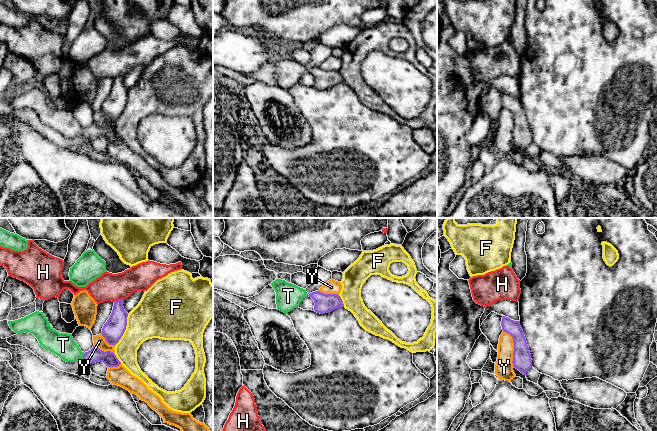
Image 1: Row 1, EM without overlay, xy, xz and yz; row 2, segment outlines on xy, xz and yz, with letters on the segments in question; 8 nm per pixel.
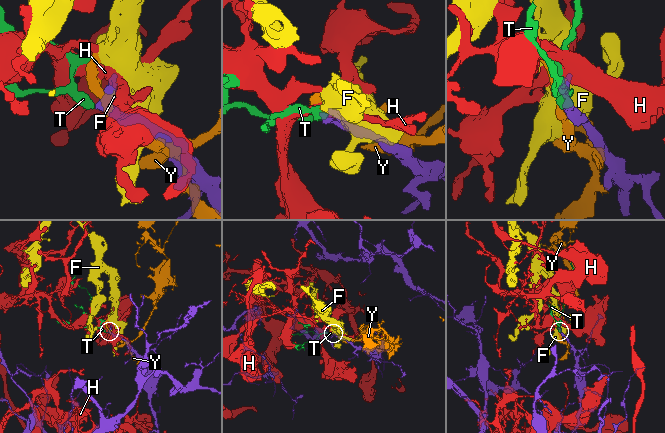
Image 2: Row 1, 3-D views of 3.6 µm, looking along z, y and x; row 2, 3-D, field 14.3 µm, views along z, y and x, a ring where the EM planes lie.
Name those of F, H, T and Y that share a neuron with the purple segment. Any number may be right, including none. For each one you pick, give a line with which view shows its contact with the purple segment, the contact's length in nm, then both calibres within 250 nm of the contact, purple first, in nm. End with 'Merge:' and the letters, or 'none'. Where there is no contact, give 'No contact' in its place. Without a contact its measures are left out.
T: Touches purple in xy. Shared border 60 nm. Thickness 110 nm (purple) against 190 nm
Merge: T

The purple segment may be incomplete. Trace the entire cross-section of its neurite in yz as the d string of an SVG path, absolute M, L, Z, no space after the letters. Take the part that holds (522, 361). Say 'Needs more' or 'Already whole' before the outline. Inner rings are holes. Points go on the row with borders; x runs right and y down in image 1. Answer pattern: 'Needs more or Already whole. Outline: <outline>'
Already whole. Outline: M503 316L501 326L503 332L510 334L513 338L513 367L526 375L532 367L532 359L523 330L520 326L520 321L514 321Z

